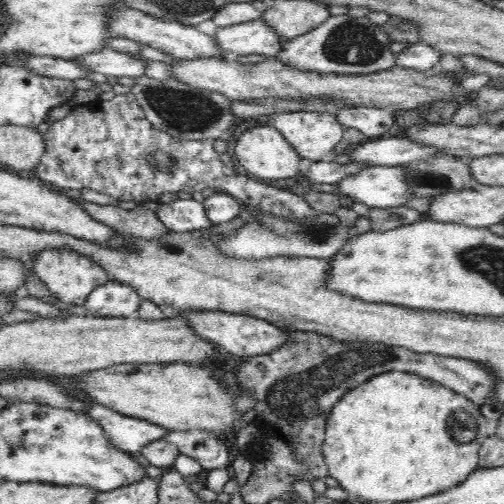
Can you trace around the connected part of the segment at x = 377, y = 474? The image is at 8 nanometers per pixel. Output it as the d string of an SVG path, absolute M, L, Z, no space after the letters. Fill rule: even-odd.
M391 370L369 378L350 392L343 394L328 415L325 439L322 444L322 456L327 464L329 475L339 483L339 487L352 496L355 503L362 501L385 502L388 500L392 500L392 502L413 501L451 489L452 486L458 486L458 484L466 482L466 478L479 468L480 446L489 436L488 420L482 415L480 407L481 405L474 404L474 401L471 401L468 397L462 396L436 381L420 377L414 373Z

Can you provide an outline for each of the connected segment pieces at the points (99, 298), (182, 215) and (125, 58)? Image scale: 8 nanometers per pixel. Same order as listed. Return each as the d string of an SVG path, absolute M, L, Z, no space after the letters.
M108 282L96 287L87 298L85 308L93 317L128 318L136 315L142 298L125 284Z
M174 200L170 203L158 202L153 206L158 219L174 233L192 233L196 230L206 230L212 222L206 215L206 210L196 200Z
M104 47L98 52L90 52L84 56L77 57L82 61L90 72L100 72L105 76L130 76L130 78L140 78L144 76L146 62L134 57L132 53L118 52L110 47Z

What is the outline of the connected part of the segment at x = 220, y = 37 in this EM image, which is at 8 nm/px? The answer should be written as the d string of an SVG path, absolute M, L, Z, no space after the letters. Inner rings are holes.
M264 17L218 29L214 35L222 56L235 58L248 54L262 54L275 58L282 50L283 38L264 21Z

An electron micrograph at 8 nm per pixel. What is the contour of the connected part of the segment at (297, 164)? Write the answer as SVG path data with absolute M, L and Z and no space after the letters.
M258 126L243 132L235 146L237 162L248 174L262 178L262 180L282 180L282 178L296 178L301 172L305 161L292 148L284 135L274 126Z

